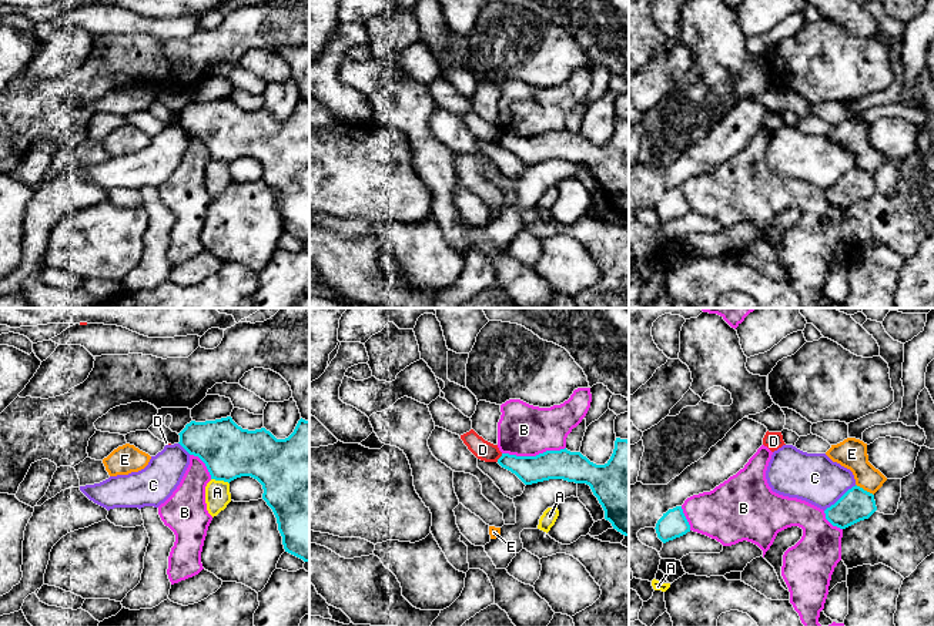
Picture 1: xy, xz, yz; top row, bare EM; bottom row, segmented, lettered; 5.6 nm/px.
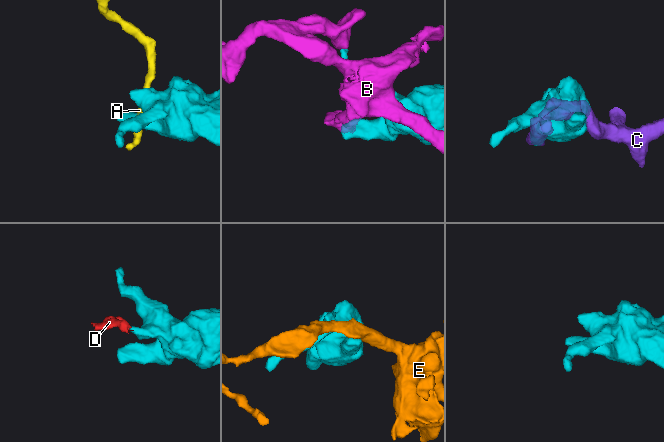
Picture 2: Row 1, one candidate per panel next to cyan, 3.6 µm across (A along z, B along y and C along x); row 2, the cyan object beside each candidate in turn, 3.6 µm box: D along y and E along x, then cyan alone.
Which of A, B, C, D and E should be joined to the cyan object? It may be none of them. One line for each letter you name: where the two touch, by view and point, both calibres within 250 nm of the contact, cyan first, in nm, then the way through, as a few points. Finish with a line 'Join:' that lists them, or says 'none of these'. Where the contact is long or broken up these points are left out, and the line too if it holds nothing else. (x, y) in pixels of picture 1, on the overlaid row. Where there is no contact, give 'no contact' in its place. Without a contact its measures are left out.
Join: none of these

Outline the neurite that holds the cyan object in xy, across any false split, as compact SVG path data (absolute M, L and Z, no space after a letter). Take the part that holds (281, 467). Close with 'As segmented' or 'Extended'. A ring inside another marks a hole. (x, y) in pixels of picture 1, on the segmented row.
M231 416L191 421L178 435L178 443L205 463L211 479L228 483L241 476L257 479L264 489L262 499L277 518L285 552L309 562L309 421L301 418L285 439L277 439L265 428L242 429Z. As segmented

